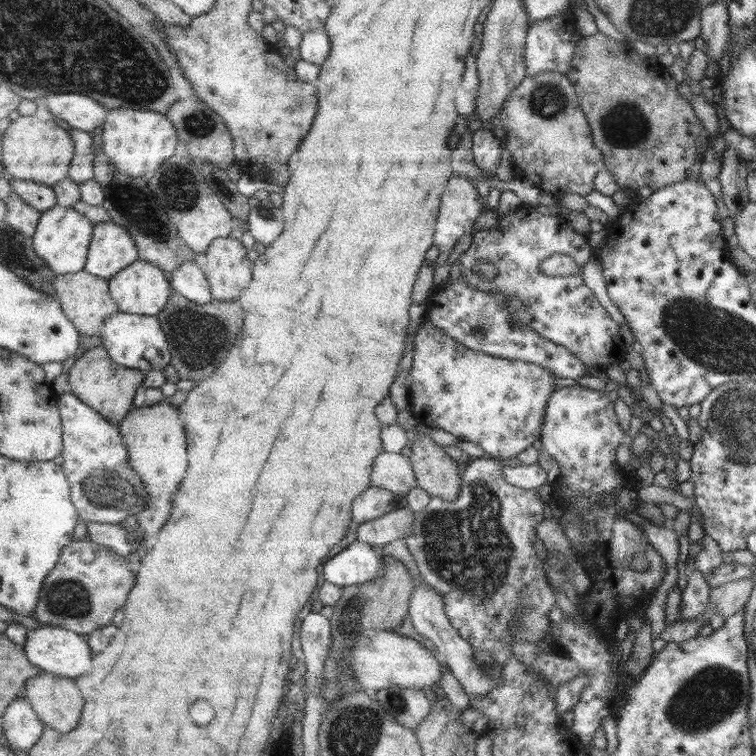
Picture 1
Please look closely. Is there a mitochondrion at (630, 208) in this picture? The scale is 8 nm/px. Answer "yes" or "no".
no

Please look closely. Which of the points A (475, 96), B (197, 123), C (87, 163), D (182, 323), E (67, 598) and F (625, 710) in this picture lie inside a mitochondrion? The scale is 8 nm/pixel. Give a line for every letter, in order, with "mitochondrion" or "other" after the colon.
A: other
B: mitochondrion
C: other
D: mitochondrion
E: mitochondrion
F: other

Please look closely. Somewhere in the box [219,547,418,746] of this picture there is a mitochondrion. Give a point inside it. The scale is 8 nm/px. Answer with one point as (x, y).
(339, 682)

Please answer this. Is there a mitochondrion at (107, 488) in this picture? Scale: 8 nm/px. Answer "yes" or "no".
yes

